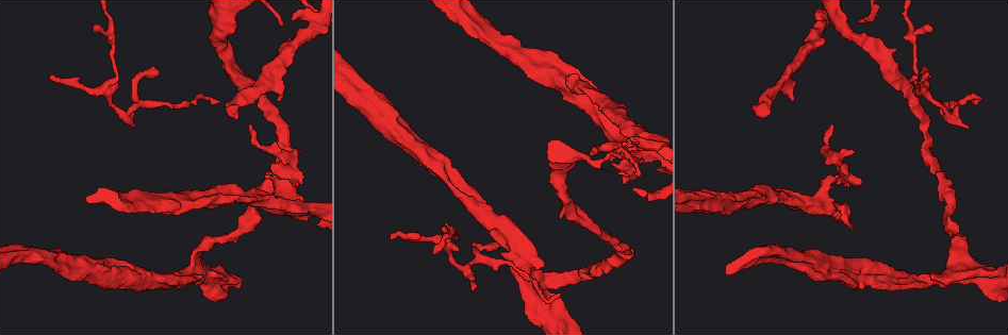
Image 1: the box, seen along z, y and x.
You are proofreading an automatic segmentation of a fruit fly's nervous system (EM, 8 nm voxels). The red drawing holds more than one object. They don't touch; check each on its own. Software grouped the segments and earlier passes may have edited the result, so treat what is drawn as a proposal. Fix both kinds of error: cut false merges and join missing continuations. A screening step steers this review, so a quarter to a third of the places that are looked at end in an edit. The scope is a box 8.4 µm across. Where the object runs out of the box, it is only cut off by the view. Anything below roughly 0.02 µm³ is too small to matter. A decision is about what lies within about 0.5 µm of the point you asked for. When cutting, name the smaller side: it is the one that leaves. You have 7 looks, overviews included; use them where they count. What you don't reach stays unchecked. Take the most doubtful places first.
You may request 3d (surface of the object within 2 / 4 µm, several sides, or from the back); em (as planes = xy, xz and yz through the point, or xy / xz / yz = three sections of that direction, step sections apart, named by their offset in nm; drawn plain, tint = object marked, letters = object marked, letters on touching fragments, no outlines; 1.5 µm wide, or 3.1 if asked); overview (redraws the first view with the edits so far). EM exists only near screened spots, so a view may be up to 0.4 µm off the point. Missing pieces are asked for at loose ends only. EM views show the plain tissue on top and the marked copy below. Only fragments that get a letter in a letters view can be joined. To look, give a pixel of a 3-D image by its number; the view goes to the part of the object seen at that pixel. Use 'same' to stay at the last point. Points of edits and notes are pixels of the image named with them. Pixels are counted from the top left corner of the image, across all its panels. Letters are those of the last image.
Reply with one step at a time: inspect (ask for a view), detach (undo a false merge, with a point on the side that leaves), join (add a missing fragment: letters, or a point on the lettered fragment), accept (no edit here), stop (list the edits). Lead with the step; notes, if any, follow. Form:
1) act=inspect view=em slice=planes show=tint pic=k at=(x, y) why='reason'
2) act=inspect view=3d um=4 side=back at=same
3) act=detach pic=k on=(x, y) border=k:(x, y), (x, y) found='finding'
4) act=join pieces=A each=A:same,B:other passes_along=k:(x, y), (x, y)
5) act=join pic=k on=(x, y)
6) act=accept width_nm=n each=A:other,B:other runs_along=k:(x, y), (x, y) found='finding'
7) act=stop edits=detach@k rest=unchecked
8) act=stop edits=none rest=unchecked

act=inspect view=em slice=xz step=4 show=letters pic=1 at=(235, 117) why='branch stops here'

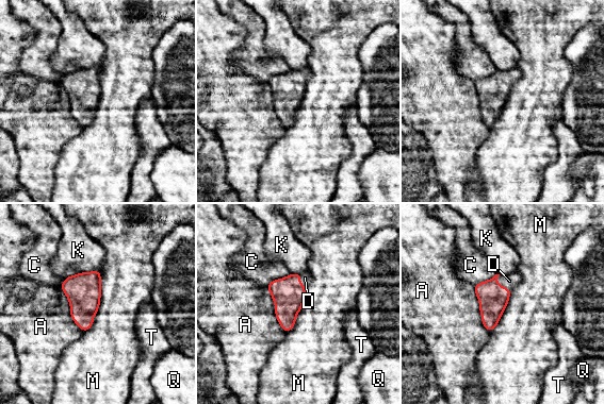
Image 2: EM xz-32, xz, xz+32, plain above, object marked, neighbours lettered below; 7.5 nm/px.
act=join pieces=D each=A:other,C:other,D:same,K:other,M:other,Q:other,T:other passes_along=2:(493, 298), (500, 285), (509, 281) found='it goes on there'

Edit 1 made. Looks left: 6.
act=inspect view=3d um=2 side=back pic=1 at=(251, 126) why='branch stops here'

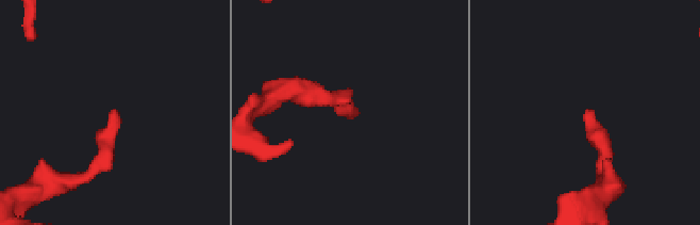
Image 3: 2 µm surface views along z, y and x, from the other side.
act=inspect view=em slice=planes show=letters pic=3 at=(585, 112)

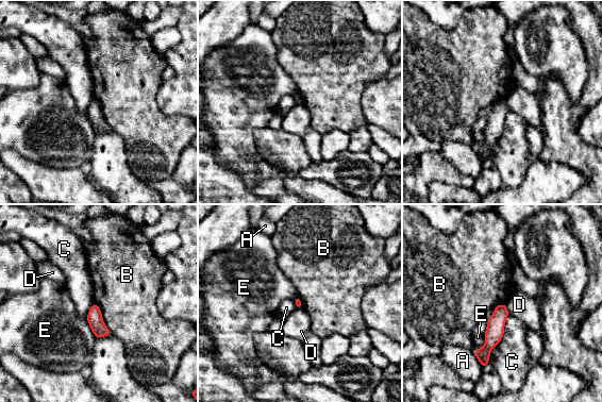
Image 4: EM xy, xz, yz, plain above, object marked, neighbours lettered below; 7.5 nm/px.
act=accept each=A:other,B:other,C:other,D:other,E:other runs_along=4:(503, 306), (485, 351), (485, 364) found='no lettered fragment goes on from it'

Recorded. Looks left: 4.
act=inspect view=em slice=planes show=letters pic=1 at=(472, 289) why='thin end'

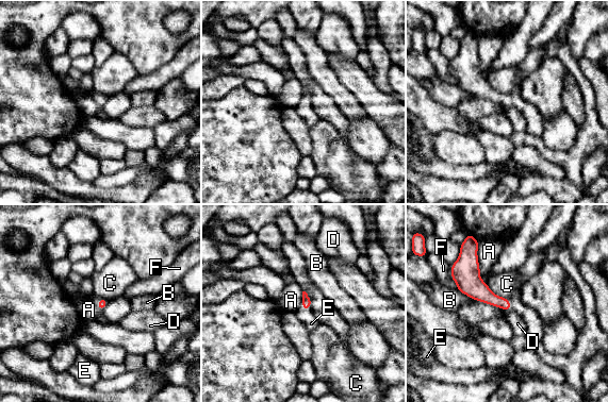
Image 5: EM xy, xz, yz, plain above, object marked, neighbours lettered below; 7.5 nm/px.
act=join pieces=E each=A:other,B:other,C:other,D:other,E:same,F:other passes_along=5:(480, 291), (510, 304), (535, 325) found='the neuron continues'

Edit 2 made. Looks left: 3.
act=stop edits=join@2,join@5 rest=unchecked

